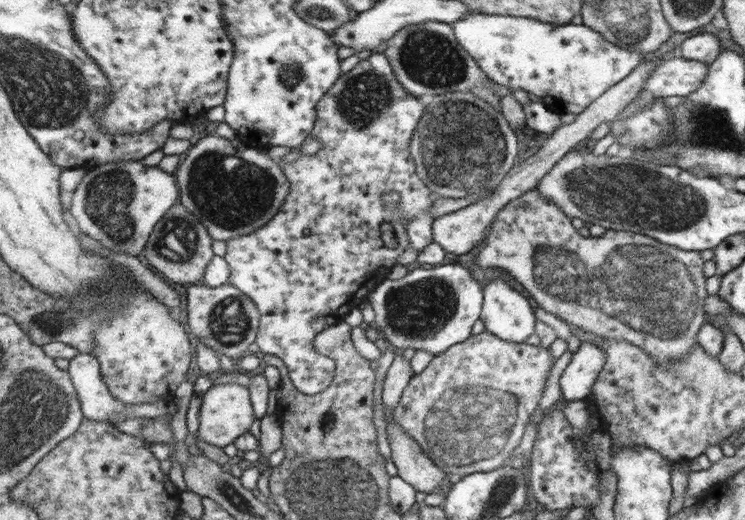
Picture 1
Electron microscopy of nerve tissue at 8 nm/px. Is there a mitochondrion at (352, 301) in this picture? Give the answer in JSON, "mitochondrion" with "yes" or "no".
{"mitochondrion":"no"}

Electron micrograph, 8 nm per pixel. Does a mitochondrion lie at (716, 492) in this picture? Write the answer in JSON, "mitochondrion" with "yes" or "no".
{"mitochondrion":"no"}

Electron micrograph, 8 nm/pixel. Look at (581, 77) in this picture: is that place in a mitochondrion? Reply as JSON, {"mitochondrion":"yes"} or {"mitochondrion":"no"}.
{"mitochondrion":"no"}

